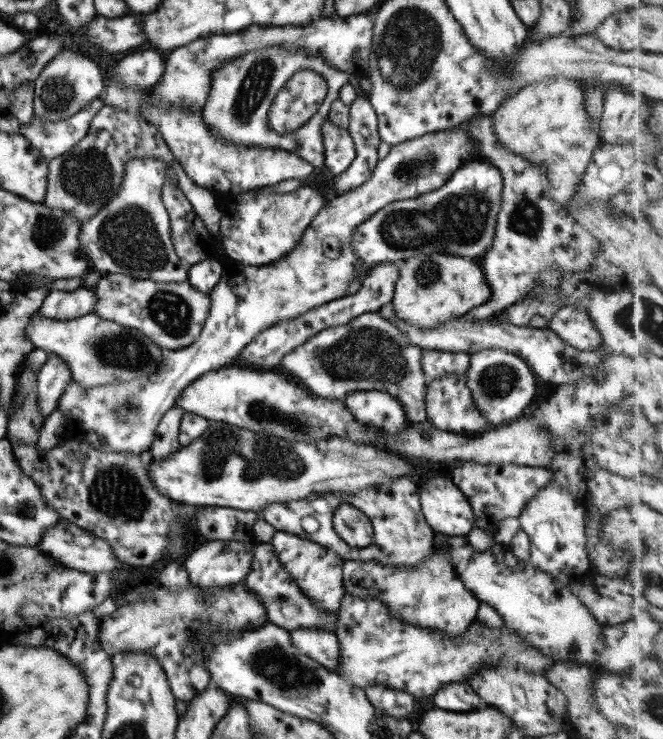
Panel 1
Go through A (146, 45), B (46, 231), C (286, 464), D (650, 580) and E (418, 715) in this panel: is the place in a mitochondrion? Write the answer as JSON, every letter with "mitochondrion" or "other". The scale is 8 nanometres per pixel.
{"A":"other","B":"mitochondrion","C":"mitochondrion","D":"other","E":"other"}

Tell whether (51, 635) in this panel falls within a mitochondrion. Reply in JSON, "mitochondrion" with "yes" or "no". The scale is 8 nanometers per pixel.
{"mitochondrion":"no"}

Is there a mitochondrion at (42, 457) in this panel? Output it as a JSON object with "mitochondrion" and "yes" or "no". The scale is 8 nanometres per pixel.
{"mitochondrion":"no"}

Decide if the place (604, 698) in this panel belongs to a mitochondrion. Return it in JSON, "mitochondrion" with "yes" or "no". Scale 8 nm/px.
{"mitochondrion":"no"}

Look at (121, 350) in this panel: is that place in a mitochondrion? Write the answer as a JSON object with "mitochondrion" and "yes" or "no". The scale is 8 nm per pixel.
{"mitochondrion":"yes"}

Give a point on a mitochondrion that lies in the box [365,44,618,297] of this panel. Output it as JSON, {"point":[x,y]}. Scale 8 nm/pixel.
{"point":[459,219]}

